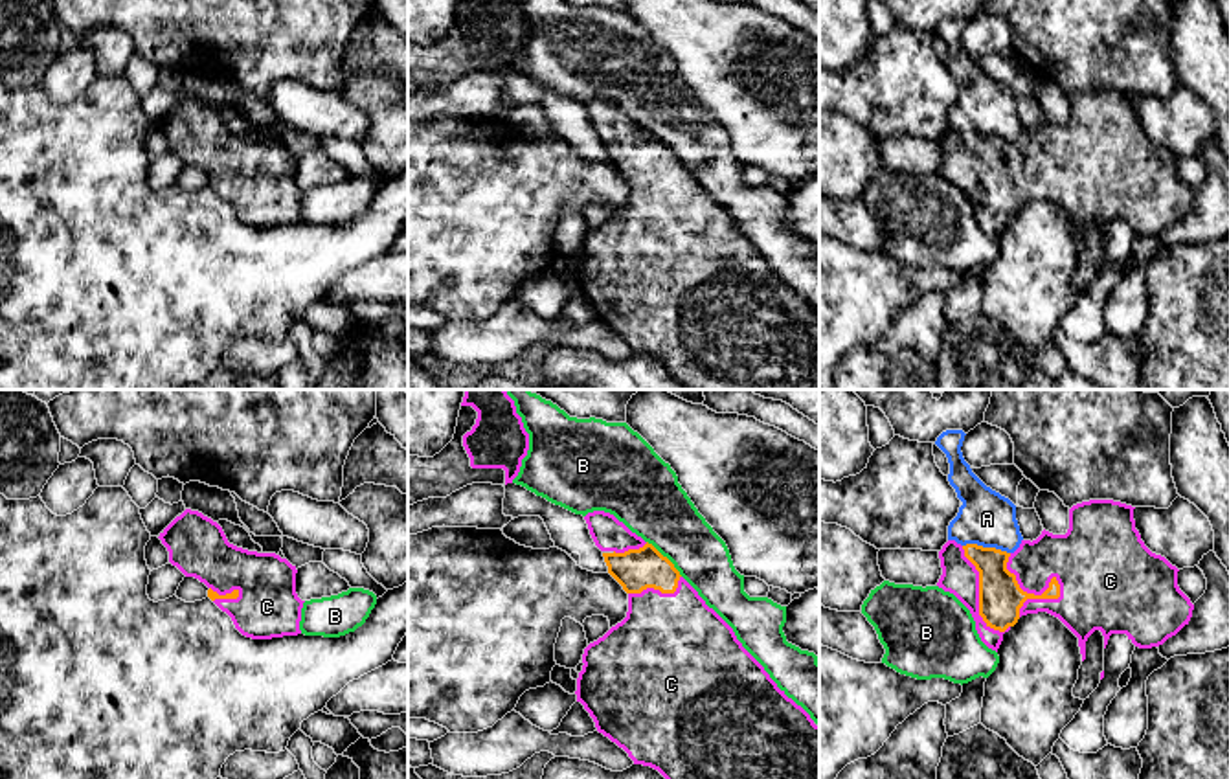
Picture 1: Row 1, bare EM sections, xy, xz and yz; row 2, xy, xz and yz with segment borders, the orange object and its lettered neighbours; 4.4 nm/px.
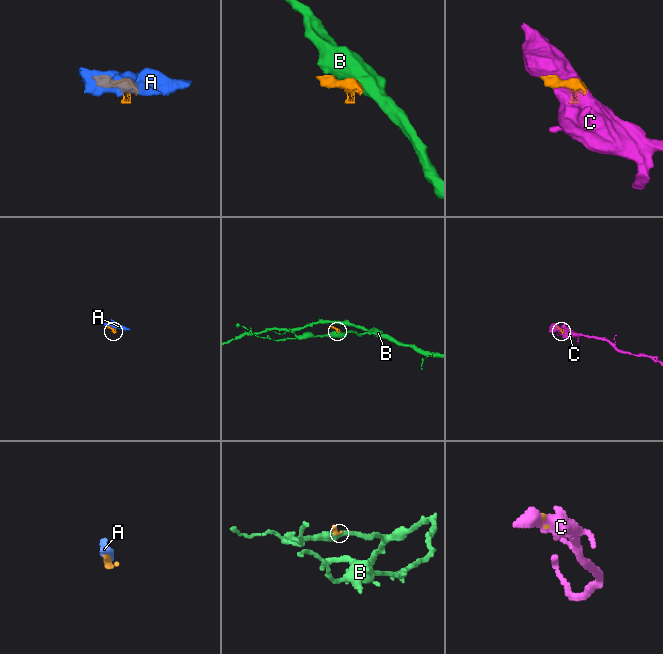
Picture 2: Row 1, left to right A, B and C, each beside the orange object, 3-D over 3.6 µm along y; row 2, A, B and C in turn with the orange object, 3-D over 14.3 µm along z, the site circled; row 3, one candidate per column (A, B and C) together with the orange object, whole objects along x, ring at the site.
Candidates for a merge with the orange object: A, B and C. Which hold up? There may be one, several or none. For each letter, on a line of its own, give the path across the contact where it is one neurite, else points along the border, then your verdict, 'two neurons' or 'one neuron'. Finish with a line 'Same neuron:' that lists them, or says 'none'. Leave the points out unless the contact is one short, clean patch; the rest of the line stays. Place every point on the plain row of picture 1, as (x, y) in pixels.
A: two neurons
B: border xz (647, 129), (682, 164); two neurons
C: one neuron
Same neuron: C

